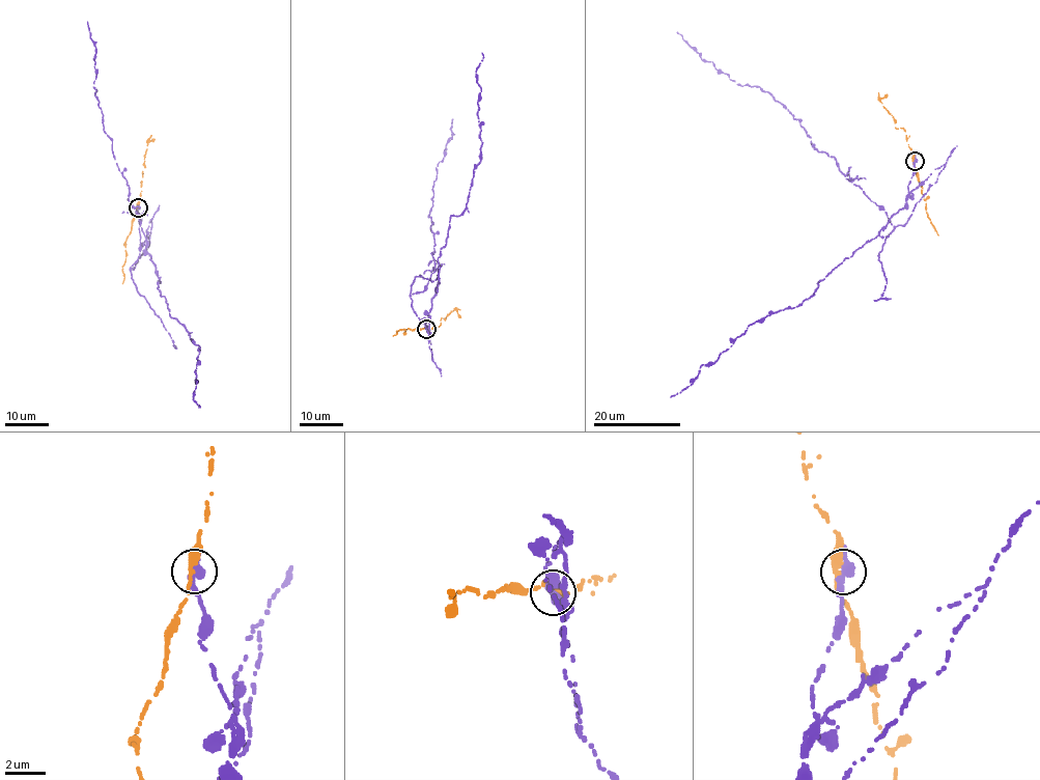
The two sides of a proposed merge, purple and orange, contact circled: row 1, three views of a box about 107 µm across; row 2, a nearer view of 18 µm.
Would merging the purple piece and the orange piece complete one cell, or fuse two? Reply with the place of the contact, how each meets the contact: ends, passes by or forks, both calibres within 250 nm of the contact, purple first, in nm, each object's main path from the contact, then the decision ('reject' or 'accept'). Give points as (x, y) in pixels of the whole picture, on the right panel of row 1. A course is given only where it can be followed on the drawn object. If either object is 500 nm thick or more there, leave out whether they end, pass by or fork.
place (915, 161); calibres 550 and 400 nm; course purple (915, 161), (907, 185), (917, 204), (905, 224), (894, 226), (769, 93), (729, 79), (677, 31); course orange (915, 161), (905, 131), (895, 128), (894, 118), (879, 101), (887, 94); reject

